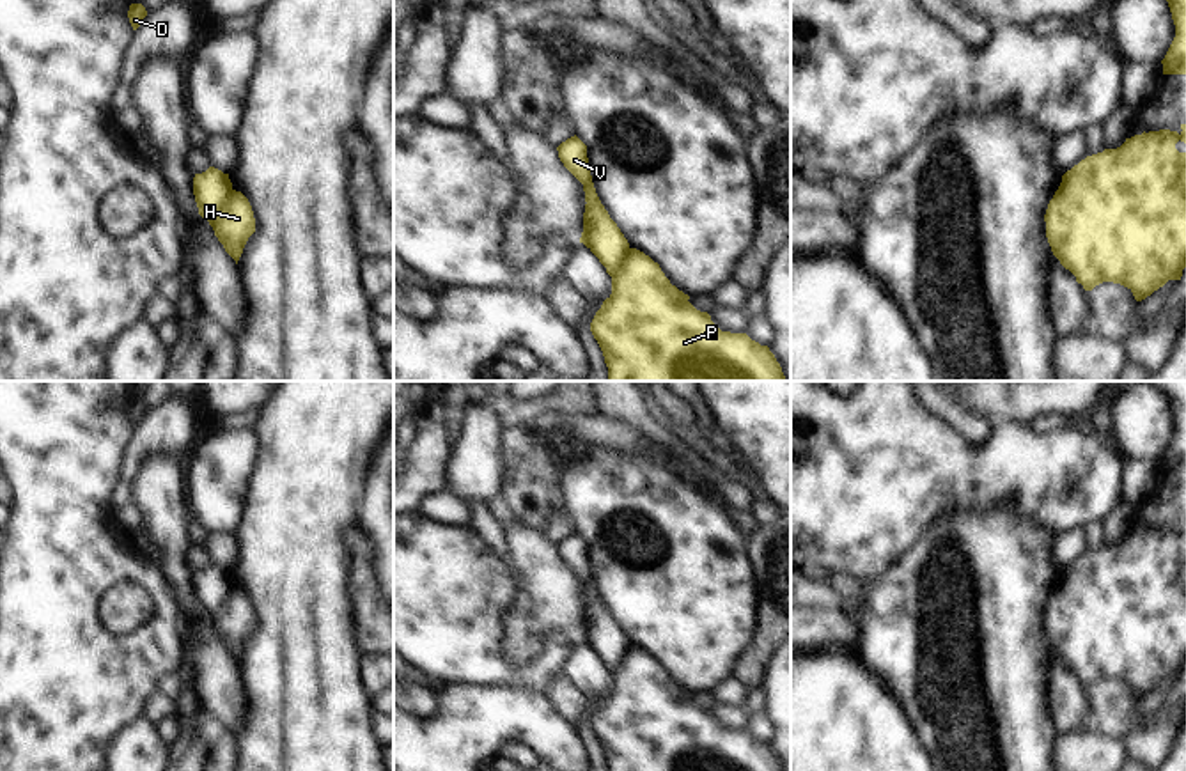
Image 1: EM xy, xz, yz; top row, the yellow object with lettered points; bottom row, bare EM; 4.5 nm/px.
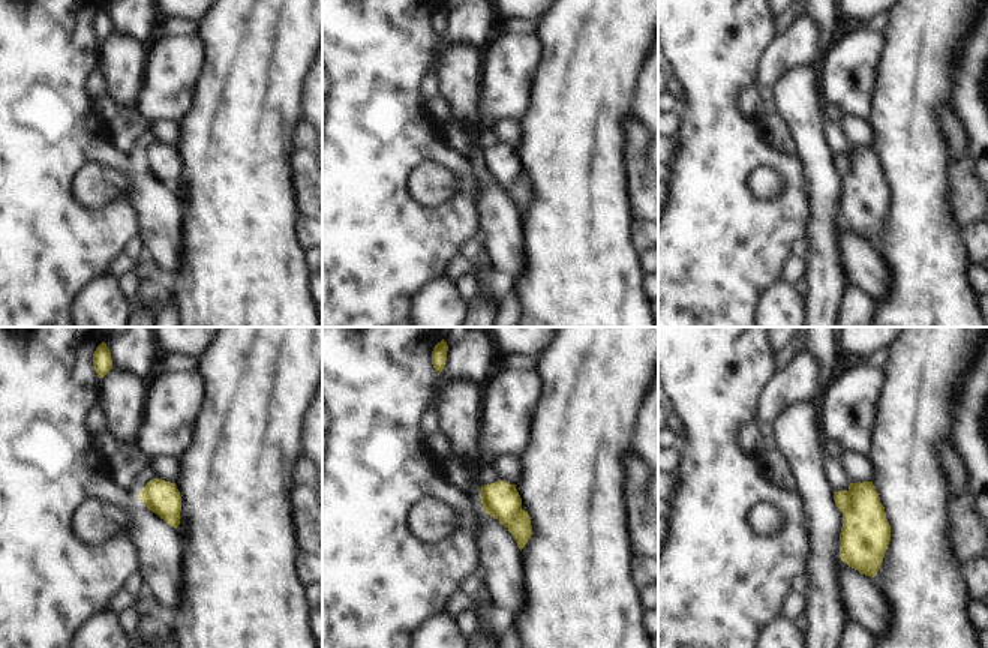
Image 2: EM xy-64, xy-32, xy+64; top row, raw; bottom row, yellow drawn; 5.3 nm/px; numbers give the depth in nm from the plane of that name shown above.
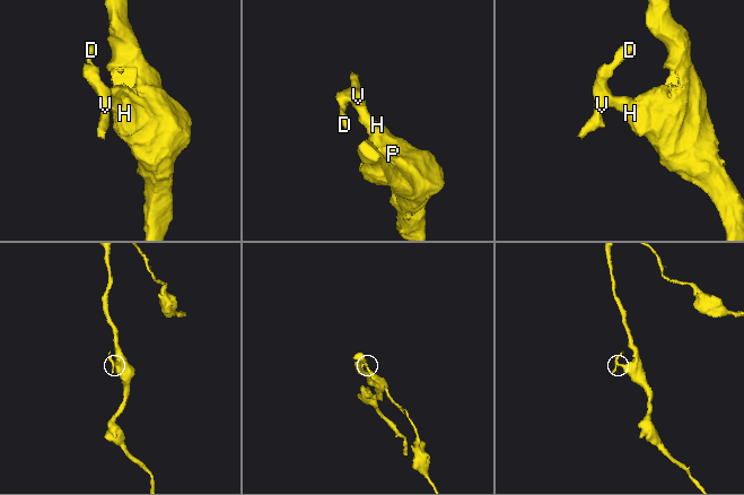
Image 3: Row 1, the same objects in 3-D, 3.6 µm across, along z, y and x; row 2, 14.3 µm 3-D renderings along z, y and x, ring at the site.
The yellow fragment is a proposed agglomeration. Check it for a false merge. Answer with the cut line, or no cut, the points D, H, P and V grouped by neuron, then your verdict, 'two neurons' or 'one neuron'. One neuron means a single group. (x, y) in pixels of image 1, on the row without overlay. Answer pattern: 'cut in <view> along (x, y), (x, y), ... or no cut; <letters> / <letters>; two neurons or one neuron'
cut in xy along (233, 587), (224, 603), (208, 617); D V / H P; two neurons

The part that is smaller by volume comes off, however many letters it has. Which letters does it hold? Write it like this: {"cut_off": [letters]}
{"cut_off": ["D", "V"]}

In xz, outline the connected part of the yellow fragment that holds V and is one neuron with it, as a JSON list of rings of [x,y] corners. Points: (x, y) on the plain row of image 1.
[[[574,532],[562,539],[557,548],[564,564],[583,581],[587,601],[580,640],[599,656],[606,665],[606,670],[612,674],[628,650],[629,640],[596,590],[587,542]]]

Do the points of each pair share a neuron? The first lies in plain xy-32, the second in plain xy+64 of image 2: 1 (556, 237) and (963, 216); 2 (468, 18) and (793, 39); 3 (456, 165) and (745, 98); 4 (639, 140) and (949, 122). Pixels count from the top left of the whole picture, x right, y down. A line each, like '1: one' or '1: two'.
1: two
2: one
3: two
4: one

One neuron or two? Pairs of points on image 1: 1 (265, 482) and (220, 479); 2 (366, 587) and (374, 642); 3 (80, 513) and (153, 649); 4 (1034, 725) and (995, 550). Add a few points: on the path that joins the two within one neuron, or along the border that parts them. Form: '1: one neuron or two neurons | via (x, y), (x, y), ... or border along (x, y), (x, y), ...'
1: two neurons | border along (257, 440), (240, 521)
2: one neuron | via (366, 601), (374, 628)
3: one neuron | via (110, 546), (162, 596), (162, 615)
4: one neuron | via (995, 681), (995, 594)

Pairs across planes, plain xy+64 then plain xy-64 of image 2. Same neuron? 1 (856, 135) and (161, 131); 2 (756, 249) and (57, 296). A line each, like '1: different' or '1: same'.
1: same
2: same

